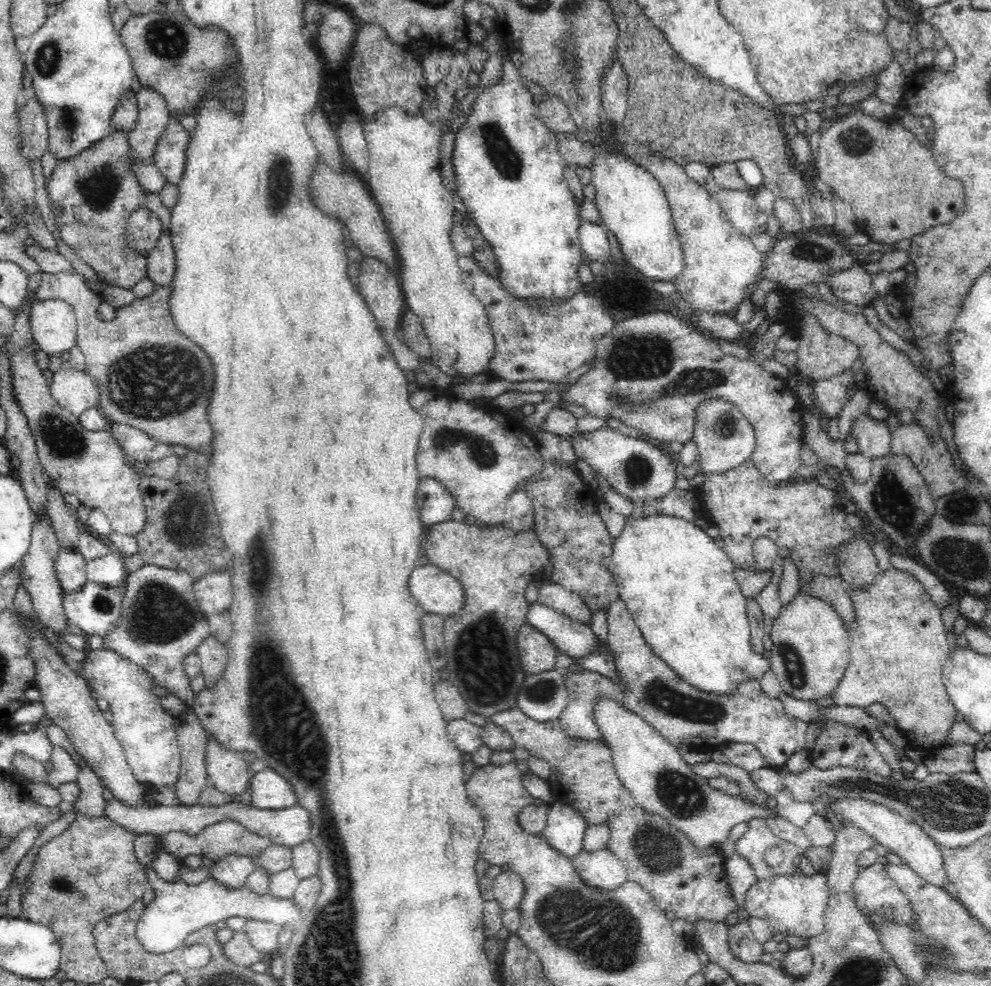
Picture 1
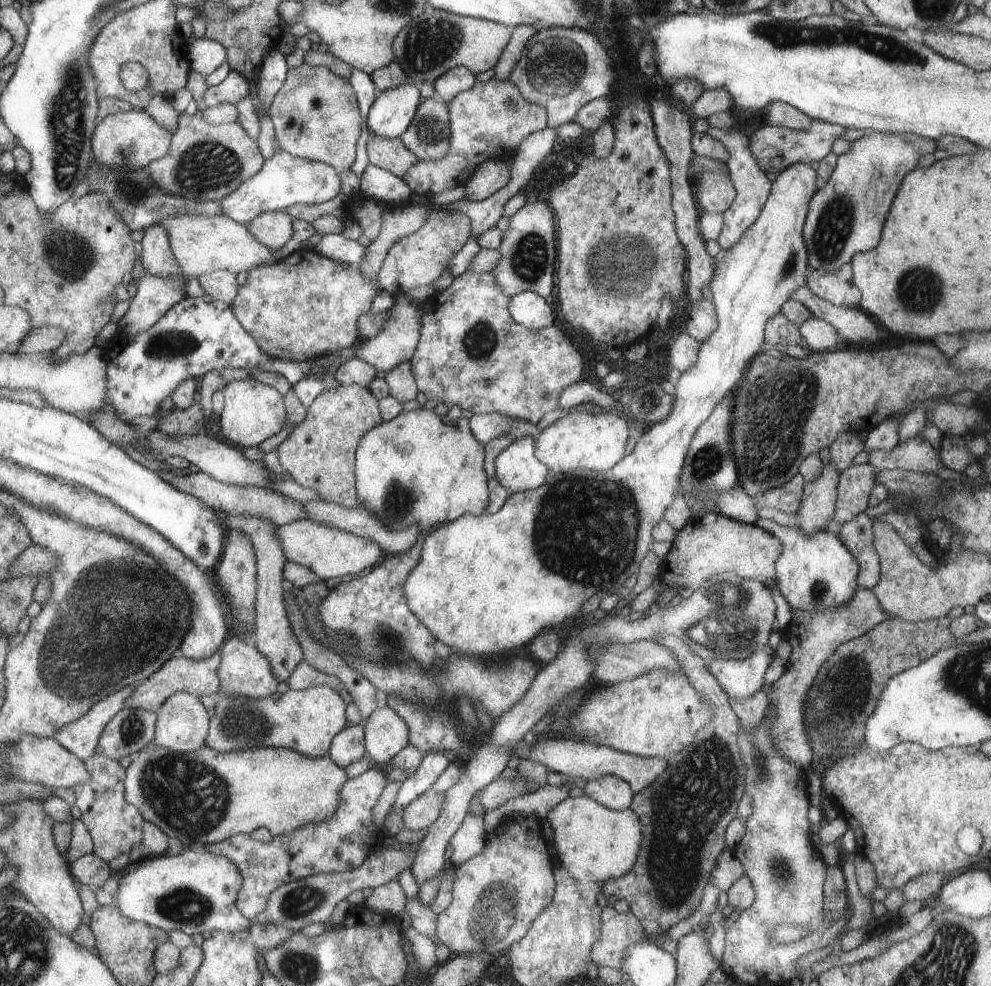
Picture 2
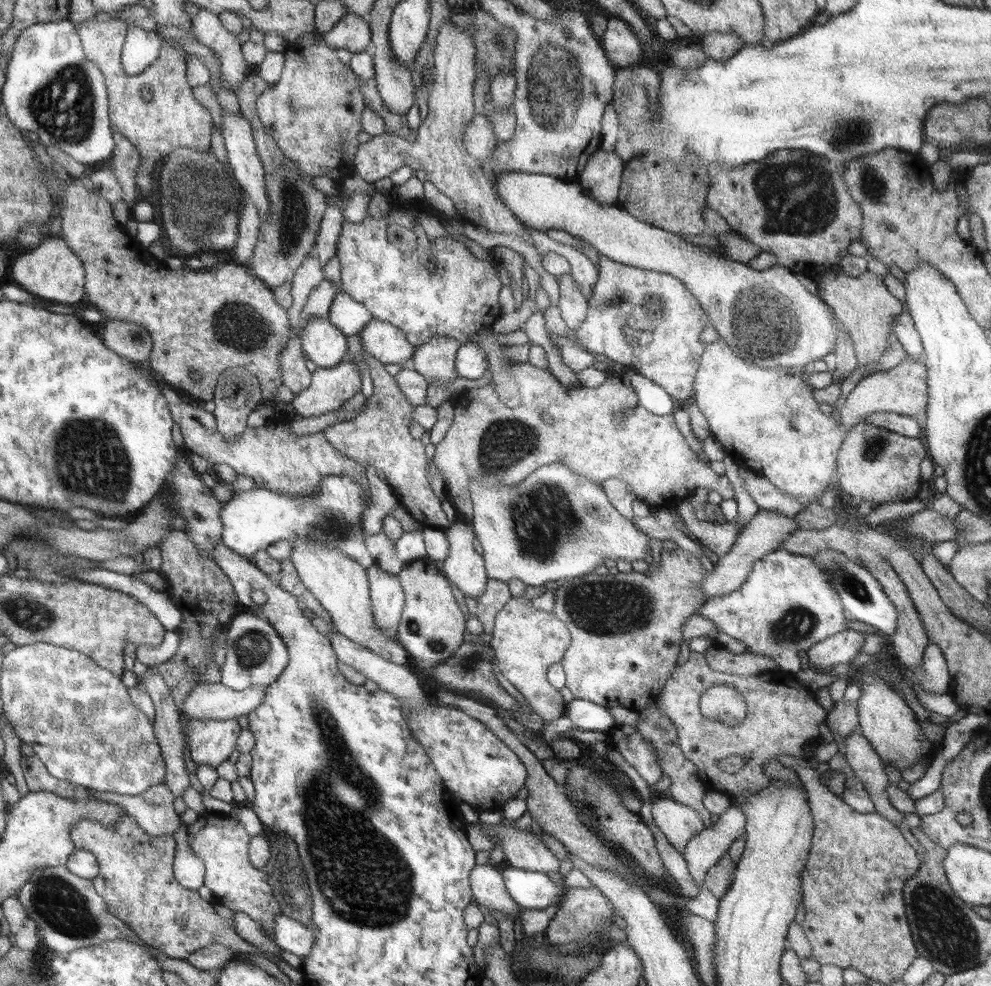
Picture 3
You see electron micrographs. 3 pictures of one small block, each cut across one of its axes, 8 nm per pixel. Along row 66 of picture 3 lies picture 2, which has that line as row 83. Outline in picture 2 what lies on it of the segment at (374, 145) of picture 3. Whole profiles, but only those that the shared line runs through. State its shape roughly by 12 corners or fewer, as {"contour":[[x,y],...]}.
{"contour":[[465,66],[447,70],[431,86],[449,104],[473,88],[475,74]]}

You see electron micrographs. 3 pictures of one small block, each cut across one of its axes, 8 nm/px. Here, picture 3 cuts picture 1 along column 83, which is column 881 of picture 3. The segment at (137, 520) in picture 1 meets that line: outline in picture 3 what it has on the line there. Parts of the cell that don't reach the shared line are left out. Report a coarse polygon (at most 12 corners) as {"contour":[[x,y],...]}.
{"contour":[[863,422],[837,448],[835,488],[917,500],[921,440]]}

